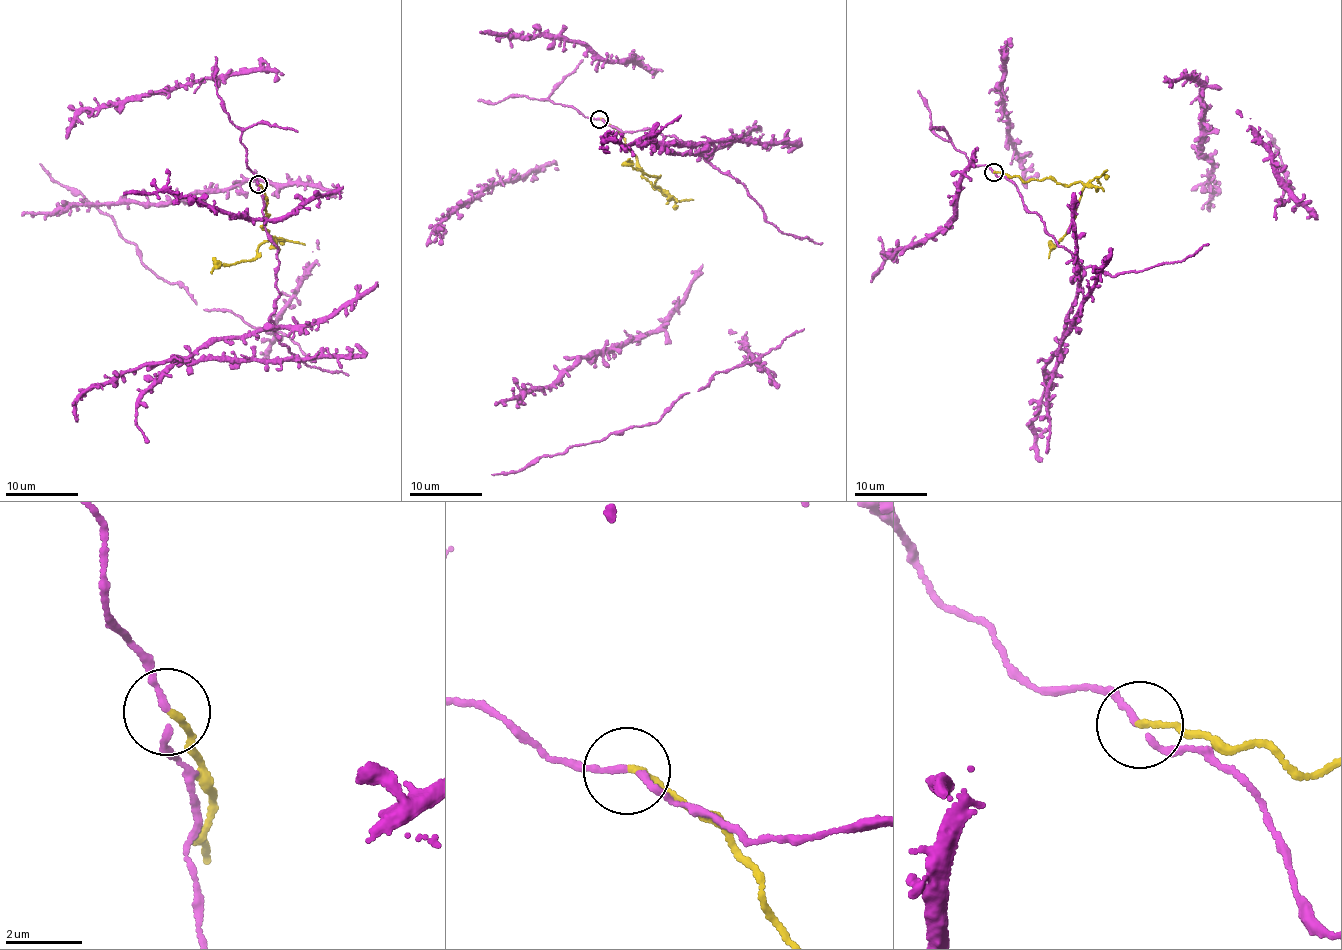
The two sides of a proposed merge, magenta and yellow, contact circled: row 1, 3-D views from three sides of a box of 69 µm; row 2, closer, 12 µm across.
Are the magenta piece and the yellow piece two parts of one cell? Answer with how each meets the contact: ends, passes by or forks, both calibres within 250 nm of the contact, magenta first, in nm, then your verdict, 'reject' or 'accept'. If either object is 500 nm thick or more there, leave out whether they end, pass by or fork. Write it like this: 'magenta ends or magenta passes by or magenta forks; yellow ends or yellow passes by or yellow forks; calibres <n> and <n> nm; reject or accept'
magenta passes by; yellow ends; calibres 130 and 140 nm; reject

